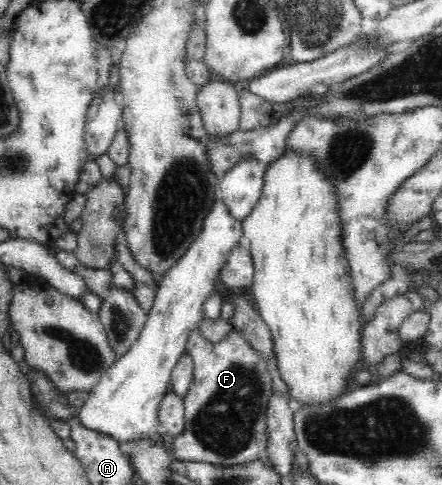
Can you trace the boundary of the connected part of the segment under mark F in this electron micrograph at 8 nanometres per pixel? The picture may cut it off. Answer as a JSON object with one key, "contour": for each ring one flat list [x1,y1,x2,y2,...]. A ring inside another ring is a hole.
{"contour":[[232,328,218,343,210,343,200,335,198,329,192,329,188,336,188,352,193,358,194,372,192,385,183,399,186,426,178,436,170,442,174,460,184,462,208,462,214,465,234,466,261,460,272,469,272,461,268,457,266,442,267,406,273,396,273,381,268,371,266,358,261,352,254,350,238,330]]}

